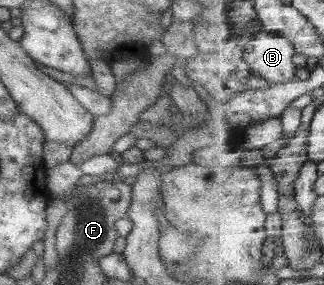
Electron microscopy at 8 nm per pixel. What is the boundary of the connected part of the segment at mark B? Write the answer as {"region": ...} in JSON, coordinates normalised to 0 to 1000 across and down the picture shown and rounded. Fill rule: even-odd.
{"region":[[[799,109],[756,158],[753,204],[796,291],[846,298],[923,274],[907,151],[880,123]]]}

